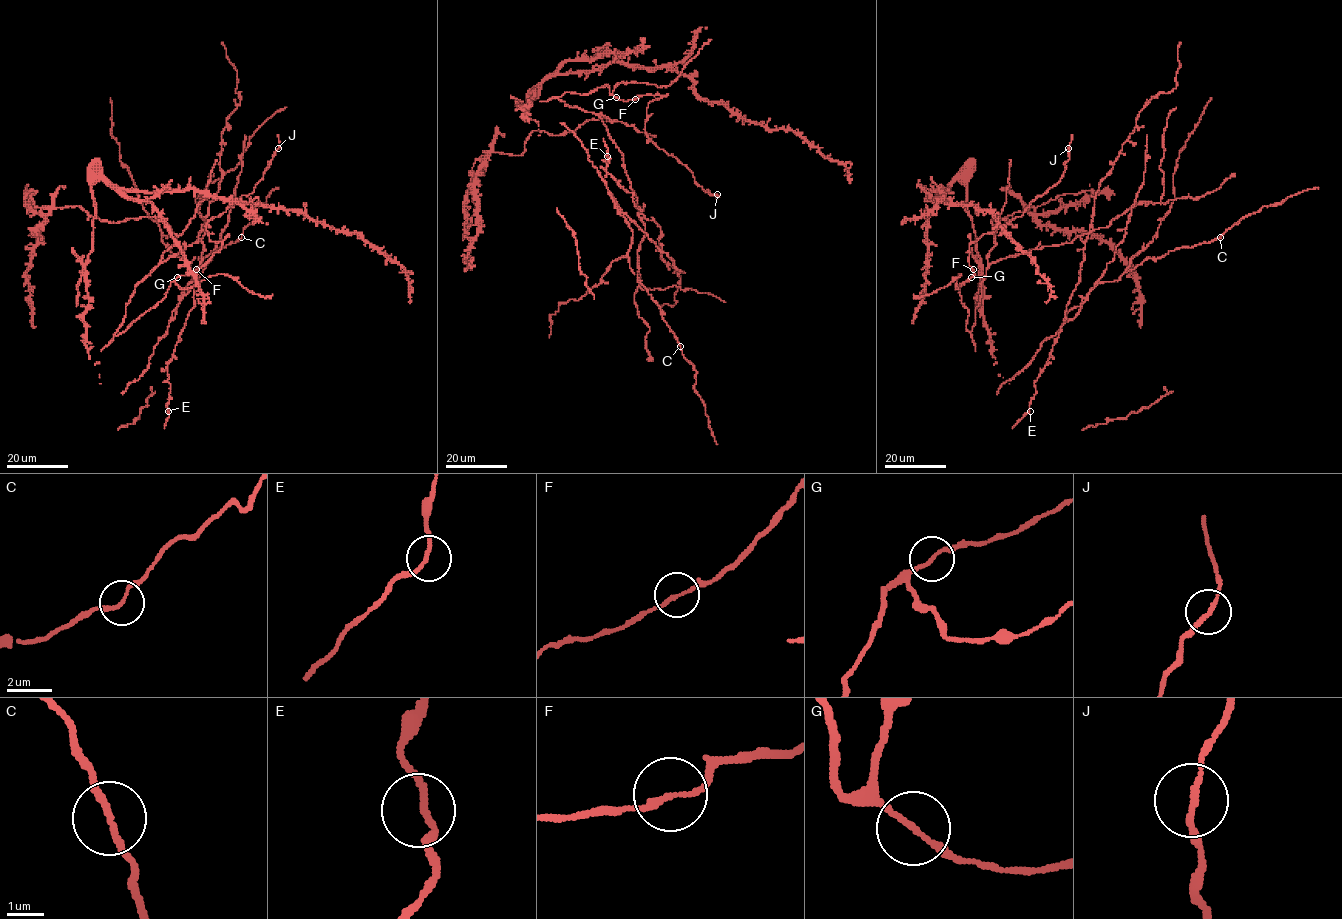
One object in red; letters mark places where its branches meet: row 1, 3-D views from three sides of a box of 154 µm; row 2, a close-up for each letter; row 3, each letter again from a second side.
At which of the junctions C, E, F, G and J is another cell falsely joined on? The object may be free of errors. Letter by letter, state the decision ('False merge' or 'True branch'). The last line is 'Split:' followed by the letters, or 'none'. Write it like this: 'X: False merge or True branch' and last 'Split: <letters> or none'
C: False merge
E: True branch
F: True branch
G: True branch
J: True branch
Split: C

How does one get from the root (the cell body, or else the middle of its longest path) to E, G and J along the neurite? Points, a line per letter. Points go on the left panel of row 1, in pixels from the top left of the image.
E: (114, 336), (135, 286), (196, 242), (205, 224), (195, 304), (167, 366), (168, 411)
G: (114, 336), (160, 302), (170, 283), (177, 277)
J: (114, 336), (160, 302), (171, 281), (220, 249), (206, 223), (253, 191), (278, 147)

